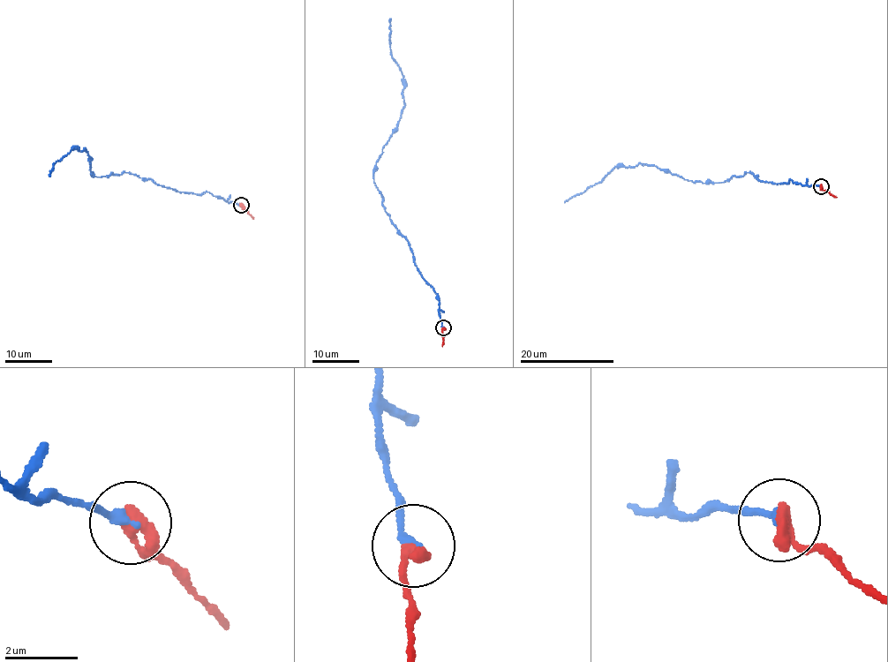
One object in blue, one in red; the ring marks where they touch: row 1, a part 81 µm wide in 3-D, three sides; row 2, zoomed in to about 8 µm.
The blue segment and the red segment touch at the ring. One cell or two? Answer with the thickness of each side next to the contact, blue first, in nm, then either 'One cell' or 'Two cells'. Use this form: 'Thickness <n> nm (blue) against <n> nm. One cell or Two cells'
Thickness 220 nm (blue) against 440 nm. One cell

